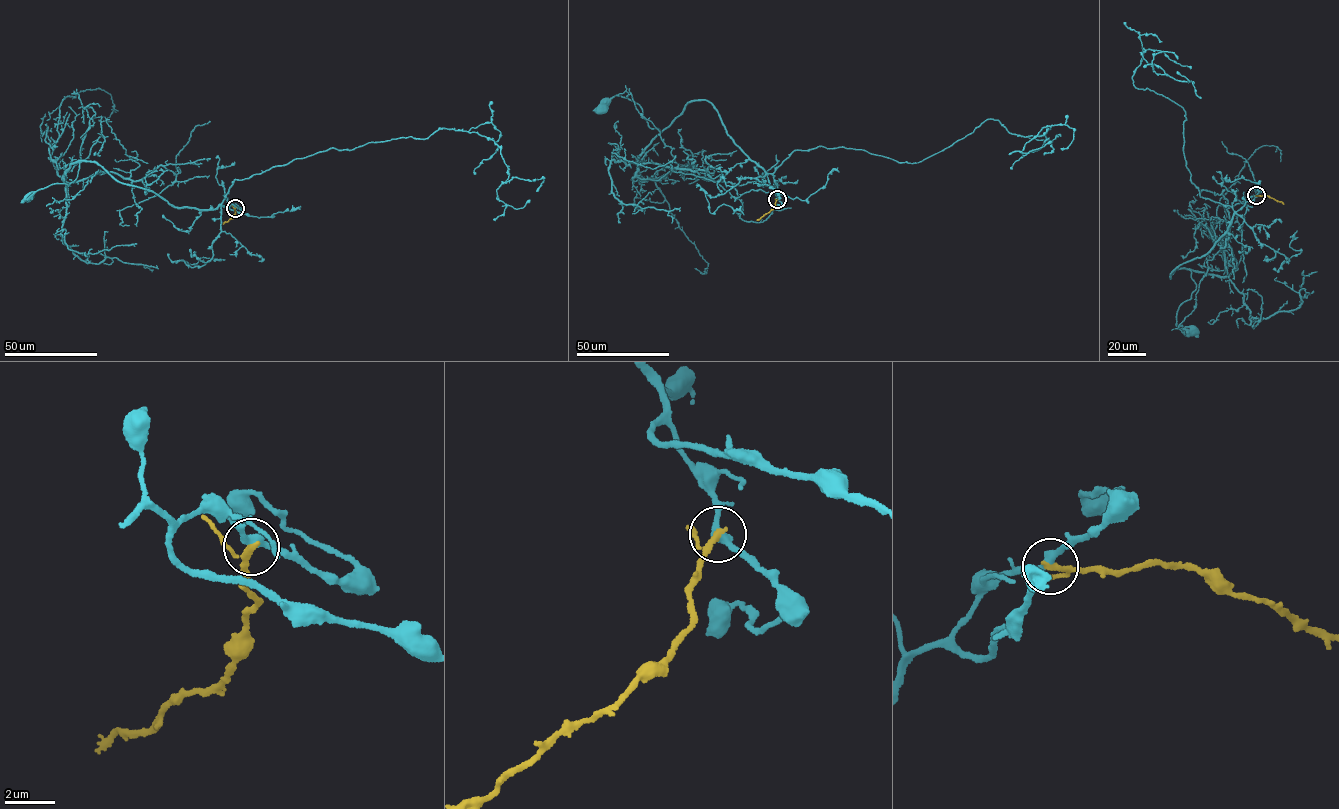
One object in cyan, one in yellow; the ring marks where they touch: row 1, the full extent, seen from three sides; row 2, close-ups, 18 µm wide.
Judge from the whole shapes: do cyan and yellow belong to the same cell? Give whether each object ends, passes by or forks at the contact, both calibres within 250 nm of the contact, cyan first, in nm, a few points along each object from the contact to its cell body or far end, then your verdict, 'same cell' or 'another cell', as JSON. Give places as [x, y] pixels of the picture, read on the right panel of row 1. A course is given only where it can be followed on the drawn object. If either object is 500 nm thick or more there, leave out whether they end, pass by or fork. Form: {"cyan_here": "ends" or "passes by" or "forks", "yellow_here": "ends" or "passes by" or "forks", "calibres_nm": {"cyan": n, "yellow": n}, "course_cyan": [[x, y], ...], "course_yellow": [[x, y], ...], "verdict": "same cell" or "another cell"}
{"cyan_here": "passes by", "yellow_here": "passes by", "calibres_nm": {"cyan": 320, "yellow": 180}, "course_cyan": [[1256, 195], [1206, 253], [1171, 274], [1191, 272], [1196, 288], [1181, 303], [1176, 324], [1193, 331]], "course_yellow": [[1256, 195], [1268, 195], [1284, 204]], "verdict": "another cell"}

